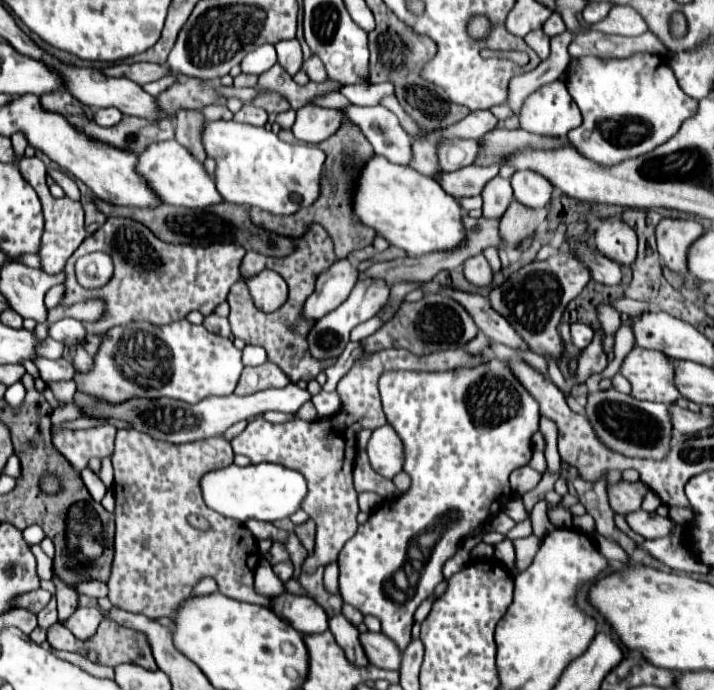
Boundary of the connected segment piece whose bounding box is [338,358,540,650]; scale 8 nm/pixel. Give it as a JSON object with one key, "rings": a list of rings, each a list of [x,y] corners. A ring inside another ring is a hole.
{"rings":[[[492,358],[490,362],[478,364],[474,368],[456,368],[456,370],[446,370],[446,372],[408,372],[408,370],[392,370],[390,372],[388,370],[388,372],[382,372],[382,376],[378,380],[378,390],[380,390],[380,396],[382,396],[382,406],[384,406],[384,414],[388,418],[388,424],[396,430],[396,434],[400,436],[400,440],[404,444],[404,472],[412,478],[412,486],[410,486],[410,490],[406,494],[402,494],[402,498],[384,502],[378,510],[374,510],[372,516],[368,518],[368,522],[358,526],[358,532],[340,550],[340,556],[338,556],[340,594],[342,594],[344,602],[352,604],[362,614],[376,616],[382,622],[382,632],[386,636],[390,636],[392,640],[396,640],[396,644],[404,650],[408,646],[410,638],[412,638],[410,632],[412,632],[416,608],[444,580],[444,576],[442,576],[444,562],[458,550],[460,542],[470,534],[470,530],[480,528],[482,524],[486,524],[486,520],[496,516],[510,502],[512,490],[510,490],[510,484],[508,484],[508,476],[510,476],[512,470],[516,470],[520,466],[526,466],[530,462],[530,458],[532,458],[532,434],[538,432],[540,412],[538,412],[538,402],[522,386],[522,382],[514,376],[514,372],[510,370],[508,362],[506,360],[498,360],[498,358]]]}

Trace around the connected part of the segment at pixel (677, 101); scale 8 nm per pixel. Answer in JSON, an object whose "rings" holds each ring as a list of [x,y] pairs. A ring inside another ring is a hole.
{"rings":[[[586,56],[586,60],[570,60],[568,68],[574,76],[570,76],[566,86],[584,118],[582,126],[568,133],[568,140],[583,156],[606,168],[652,152],[656,146],[670,140],[682,120],[694,116],[694,108],[698,108],[698,100],[682,92],[660,56],[630,56],[630,60],[598,60],[596,56]]]}

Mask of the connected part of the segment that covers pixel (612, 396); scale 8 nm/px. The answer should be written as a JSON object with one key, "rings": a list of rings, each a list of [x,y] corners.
{"rings":[[[610,388],[610,390],[598,390],[588,394],[584,412],[598,440],[612,452],[618,452],[628,458],[638,456],[638,458],[650,458],[650,460],[664,460],[670,452],[670,446],[672,446],[670,404],[636,400],[628,394],[622,394]]]}

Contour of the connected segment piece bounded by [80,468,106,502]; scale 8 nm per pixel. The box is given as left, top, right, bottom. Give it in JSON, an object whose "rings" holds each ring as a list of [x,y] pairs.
{"rings":[[[84,468],[84,470],[80,472],[80,476],[82,476],[82,480],[84,480],[84,484],[86,484],[88,492],[90,492],[90,496],[92,496],[96,502],[100,502],[100,500],[104,498],[104,494],[106,494],[106,486],[104,486],[102,480],[98,478],[98,474],[94,474],[90,468]]]}

